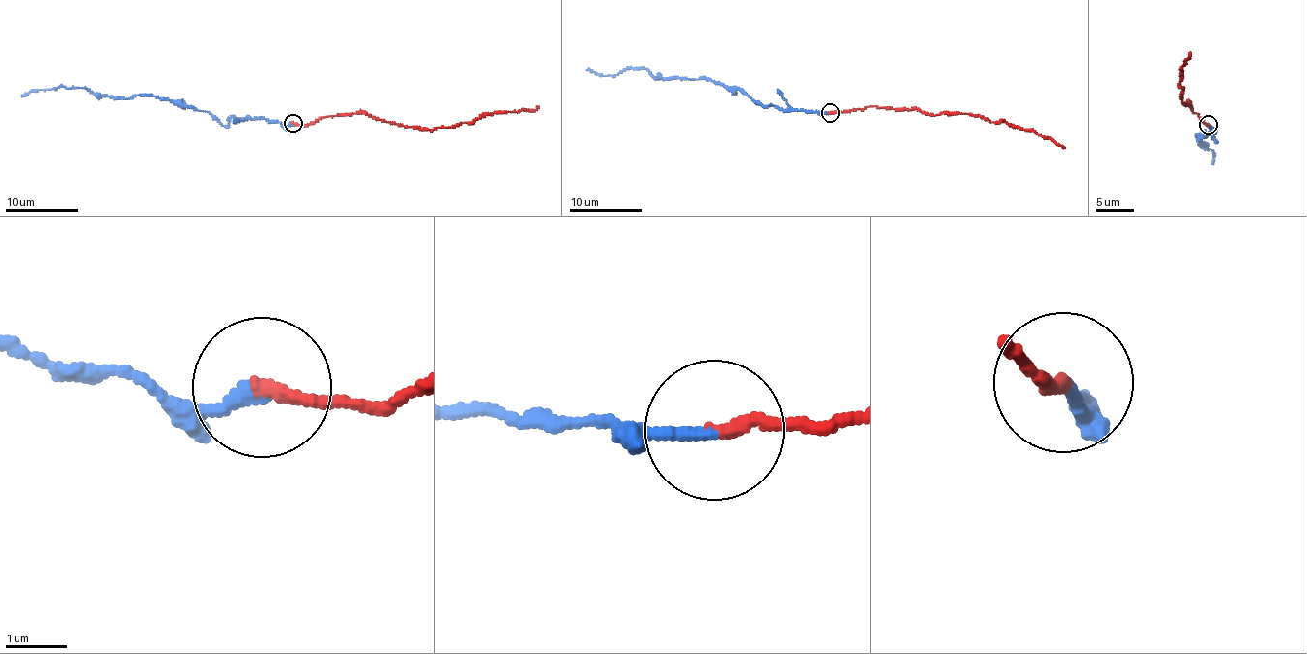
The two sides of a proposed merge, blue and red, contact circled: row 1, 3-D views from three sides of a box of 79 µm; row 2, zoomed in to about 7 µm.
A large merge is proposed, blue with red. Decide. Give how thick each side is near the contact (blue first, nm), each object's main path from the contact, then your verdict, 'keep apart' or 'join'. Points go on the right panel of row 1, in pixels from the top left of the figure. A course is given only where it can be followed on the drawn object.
200 nm thick on the blue side, 220 nm on the other; blue runs (1208, 125), (1216, 142), (1210, 134), (1197, 134), (1207, 146), (1199, 144), (1215, 153), (1213, 164); red runs (1208, 125), (1186, 101), (1189, 105), (1181, 101), (1180, 96), (1183, 88), (1179, 69), (1190, 52); join

